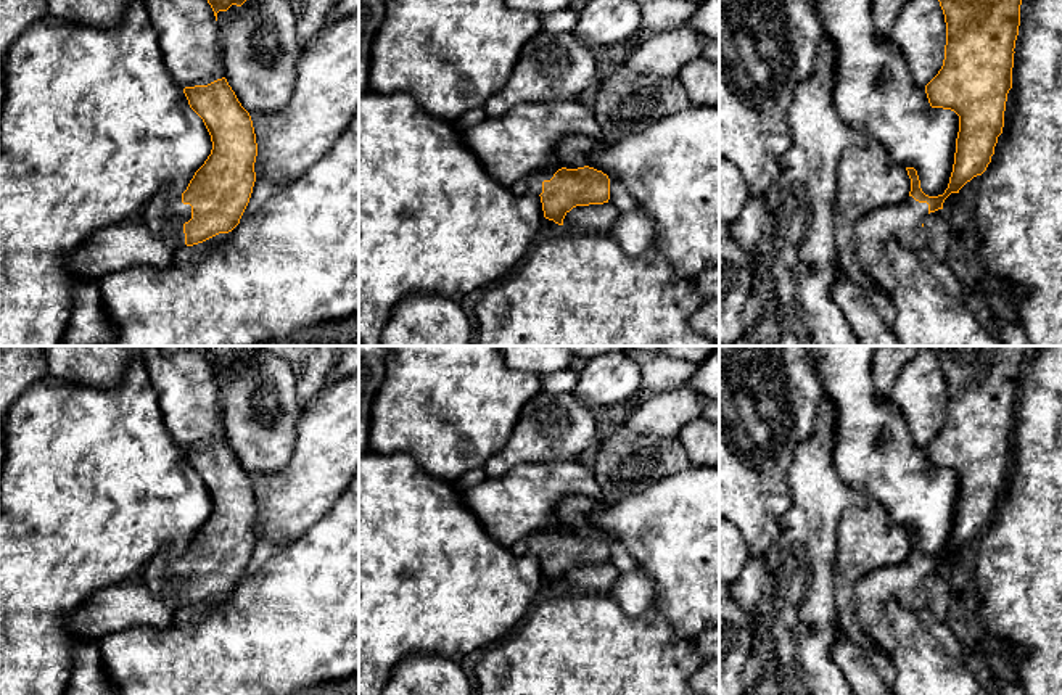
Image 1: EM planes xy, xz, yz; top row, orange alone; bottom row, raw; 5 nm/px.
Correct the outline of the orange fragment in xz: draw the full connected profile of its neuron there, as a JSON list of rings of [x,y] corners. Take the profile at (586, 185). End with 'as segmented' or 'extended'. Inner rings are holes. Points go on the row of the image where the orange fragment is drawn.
[[[566,135],[557,150],[557,169],[531,172],[513,182],[510,190],[518,196],[537,193],[544,217],[563,225],[573,208],[608,203],[608,175],[586,164],[587,156],[605,145],[602,138]]] | extended

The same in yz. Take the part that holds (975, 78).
[[[938,0],[946,23],[945,60],[938,74],[925,85],[932,108],[951,109],[959,116],[956,153],[948,188],[943,195],[928,196],[920,188],[914,167],[906,167],[911,179],[911,191],[899,204],[869,211],[853,230],[853,254],[859,267],[871,277],[875,286],[893,296],[896,280],[891,273],[888,241],[898,240],[906,249],[919,251],[925,246],[925,228],[922,227],[930,212],[943,209],[951,193],[982,175],[991,156],[998,137],[1004,127],[1007,93],[1012,88],[1014,48],[1020,26],[1022,0]]] | extended

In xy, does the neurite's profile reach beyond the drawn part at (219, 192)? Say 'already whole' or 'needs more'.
needs more

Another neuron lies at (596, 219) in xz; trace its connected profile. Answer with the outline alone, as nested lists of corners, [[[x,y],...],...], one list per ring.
[[[610,203],[576,206],[566,212],[563,224],[574,232],[603,235],[610,232],[620,214]]]

